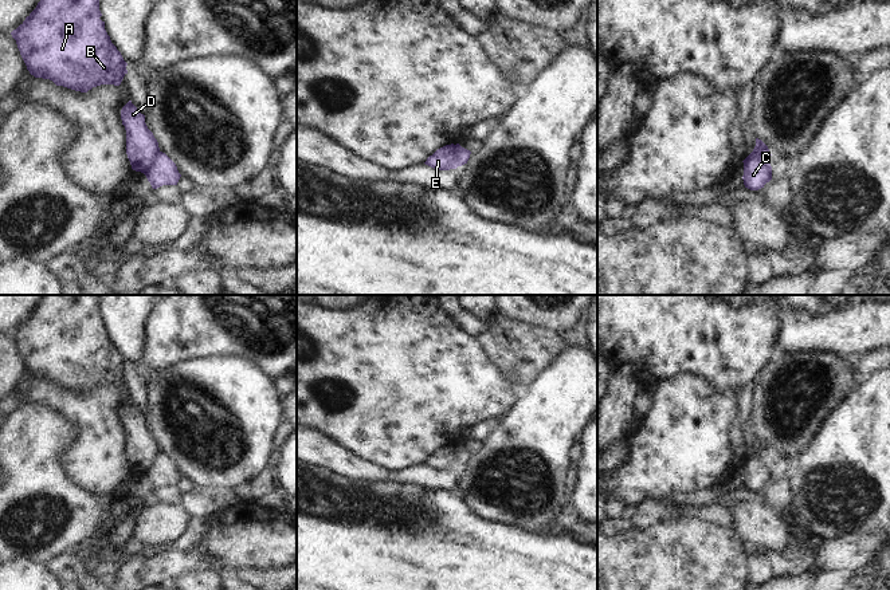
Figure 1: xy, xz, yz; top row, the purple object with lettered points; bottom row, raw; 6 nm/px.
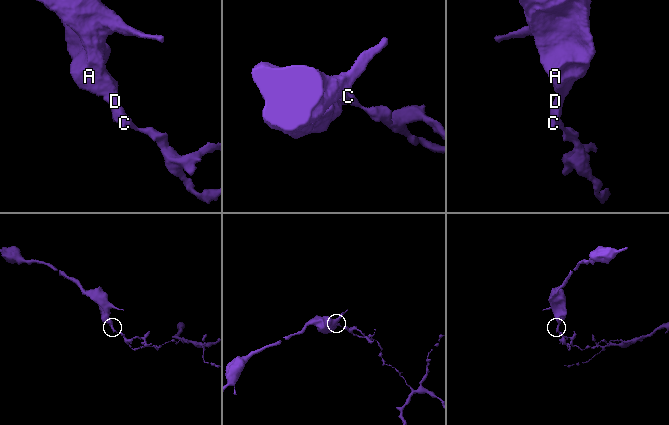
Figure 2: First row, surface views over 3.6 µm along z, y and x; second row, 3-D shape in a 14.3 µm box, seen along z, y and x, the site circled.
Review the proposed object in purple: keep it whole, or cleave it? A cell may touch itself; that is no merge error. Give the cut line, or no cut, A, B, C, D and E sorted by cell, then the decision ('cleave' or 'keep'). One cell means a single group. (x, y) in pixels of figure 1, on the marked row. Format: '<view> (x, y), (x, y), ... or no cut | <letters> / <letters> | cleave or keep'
xy (159, 150), (142, 172) | A B D E / C | cleave

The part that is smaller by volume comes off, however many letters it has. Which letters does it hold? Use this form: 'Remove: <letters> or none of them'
Remove: C

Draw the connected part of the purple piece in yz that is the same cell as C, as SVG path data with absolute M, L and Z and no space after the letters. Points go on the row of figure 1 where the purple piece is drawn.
M762 154L748 156L744 161L744 185L750 190L764 188L772 180L771 158Z

